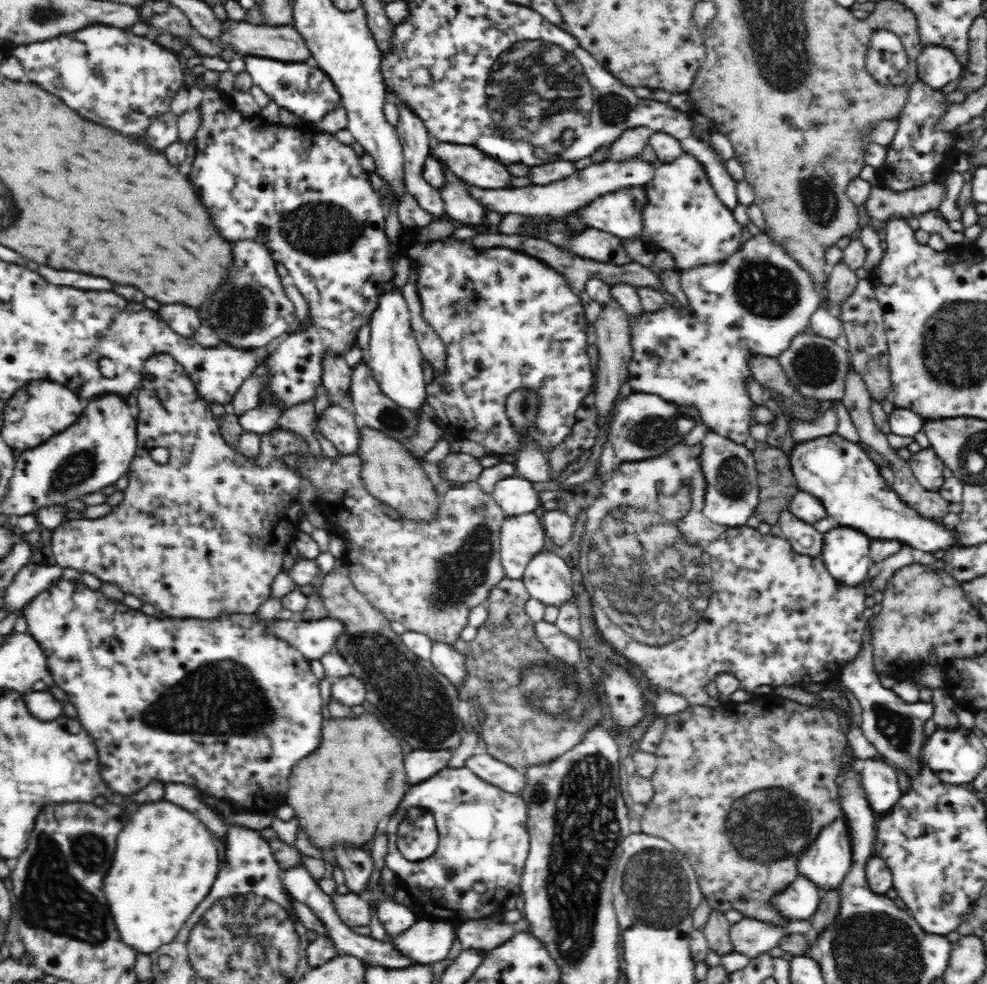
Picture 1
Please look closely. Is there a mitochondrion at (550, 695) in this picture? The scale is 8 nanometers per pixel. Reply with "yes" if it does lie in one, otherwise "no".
yes

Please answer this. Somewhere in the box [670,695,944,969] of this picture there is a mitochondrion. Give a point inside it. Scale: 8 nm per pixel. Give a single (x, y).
(767, 825)

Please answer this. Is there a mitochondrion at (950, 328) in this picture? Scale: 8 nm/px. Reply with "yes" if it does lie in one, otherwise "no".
yes

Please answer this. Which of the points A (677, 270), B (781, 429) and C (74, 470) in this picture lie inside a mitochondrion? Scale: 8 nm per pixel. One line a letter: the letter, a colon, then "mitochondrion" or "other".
A: other
B: other
C: mitochondrion

